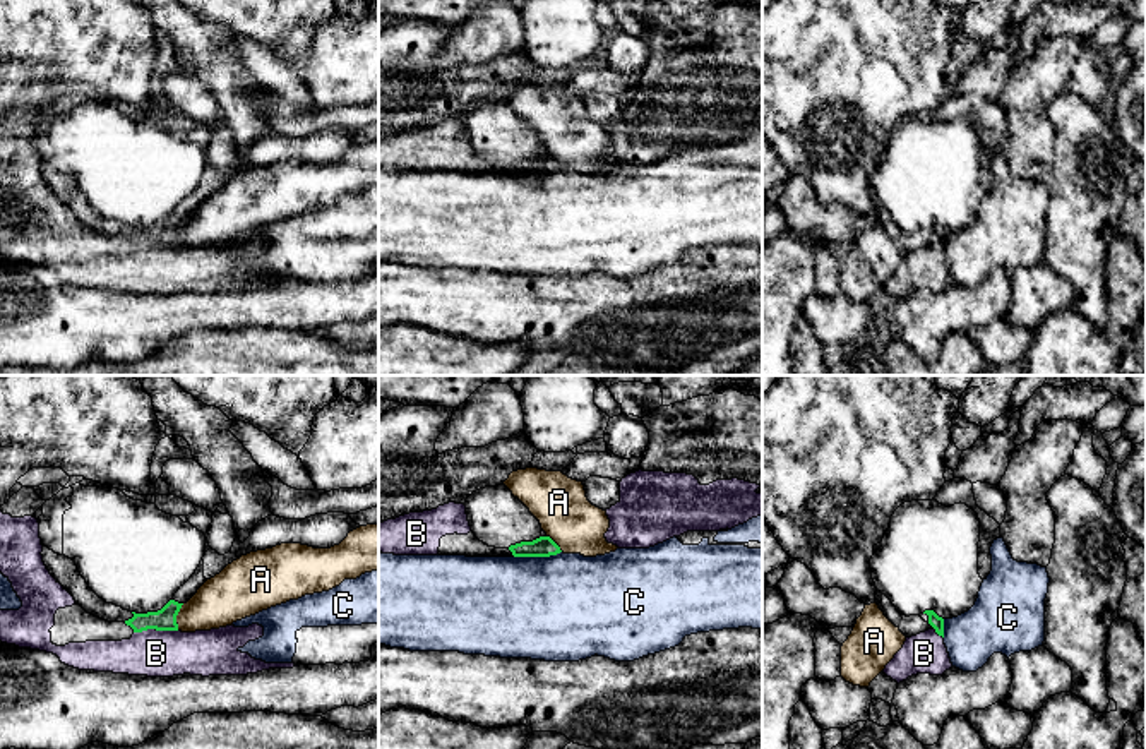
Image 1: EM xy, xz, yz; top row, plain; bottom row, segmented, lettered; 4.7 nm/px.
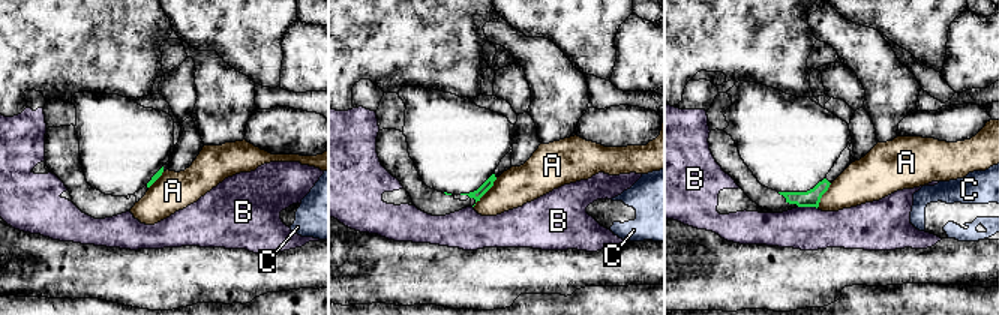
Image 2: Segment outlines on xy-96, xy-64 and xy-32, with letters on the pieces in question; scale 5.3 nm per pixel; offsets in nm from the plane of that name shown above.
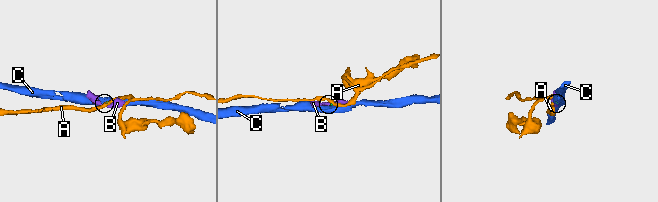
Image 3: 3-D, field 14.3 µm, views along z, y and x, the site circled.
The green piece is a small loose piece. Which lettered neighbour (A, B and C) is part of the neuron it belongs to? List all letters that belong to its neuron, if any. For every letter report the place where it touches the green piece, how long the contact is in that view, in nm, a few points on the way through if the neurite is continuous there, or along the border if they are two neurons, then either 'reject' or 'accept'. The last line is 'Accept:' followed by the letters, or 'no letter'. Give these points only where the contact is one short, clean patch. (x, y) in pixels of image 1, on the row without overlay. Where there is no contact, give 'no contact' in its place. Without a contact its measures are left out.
A: meets green in xy at (175, 233); contact 130 nm long; border along xy (184, 220), (177, 232), (177, 245); reject
B: meets green in xy at (155, 244); contact 200 nm long; border along xy (177, 245), (143, 245), (134, 249); reject
C: meets green in xz at (537, 172); contact 220 nm long; border along xz (561, 167), (550, 172), (514, 173); reject
Accept: no letter

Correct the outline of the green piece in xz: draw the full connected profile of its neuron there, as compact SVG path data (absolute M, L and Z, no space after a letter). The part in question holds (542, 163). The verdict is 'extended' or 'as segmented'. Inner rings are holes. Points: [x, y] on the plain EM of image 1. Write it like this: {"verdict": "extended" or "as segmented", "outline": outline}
{"verdict": "extended", "outline": "M502 99L473 108L466 130L475 153L488 163L509 165L514 173L550 173L560 163L541 151L540 137Z"}

